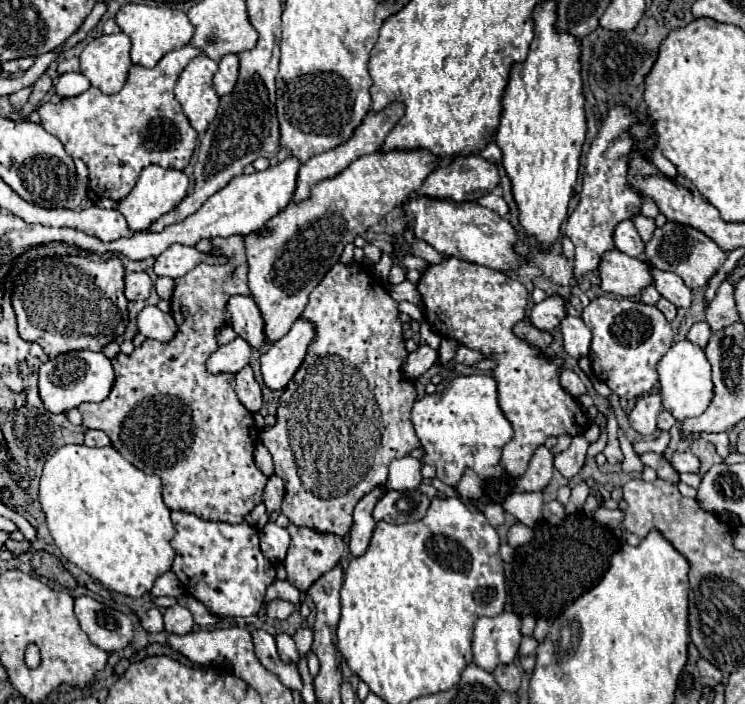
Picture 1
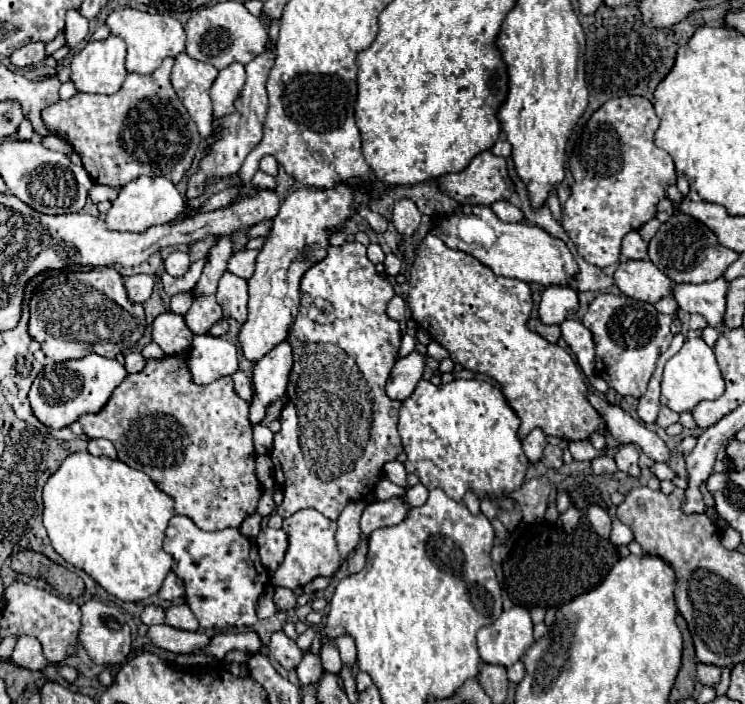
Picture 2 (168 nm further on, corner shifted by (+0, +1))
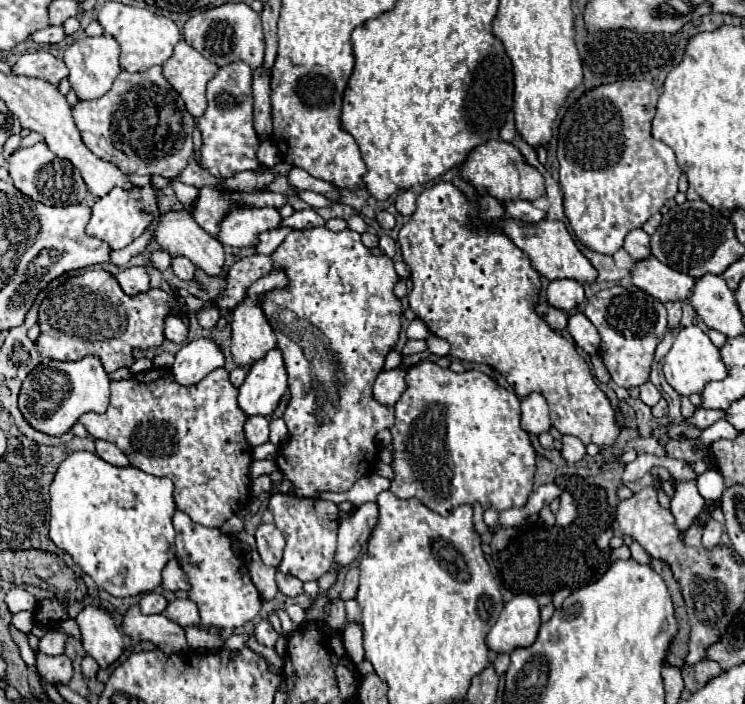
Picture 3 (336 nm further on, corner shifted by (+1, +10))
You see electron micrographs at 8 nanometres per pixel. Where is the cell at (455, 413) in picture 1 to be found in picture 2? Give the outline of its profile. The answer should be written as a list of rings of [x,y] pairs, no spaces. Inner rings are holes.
[[[422,379],[414,393],[402,401],[400,407],[398,433],[402,437],[402,447],[406,453],[406,471],[418,475],[420,483],[426,489],[442,489],[454,501],[462,501],[464,493],[470,489],[480,501],[490,499],[498,509],[510,511],[514,507],[510,493],[522,487],[530,465],[518,439],[518,427],[520,419],[508,405],[504,393],[488,381],[456,379],[452,383],[434,385]]]

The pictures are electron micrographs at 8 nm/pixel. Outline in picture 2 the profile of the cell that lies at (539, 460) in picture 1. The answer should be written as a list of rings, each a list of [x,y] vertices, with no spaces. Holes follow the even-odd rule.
[[[540,427],[532,429],[532,431],[522,439],[522,447],[524,447],[526,457],[528,457],[532,463],[540,461],[542,451],[544,451],[544,447],[546,447],[546,435],[544,435],[544,431],[542,431]]]

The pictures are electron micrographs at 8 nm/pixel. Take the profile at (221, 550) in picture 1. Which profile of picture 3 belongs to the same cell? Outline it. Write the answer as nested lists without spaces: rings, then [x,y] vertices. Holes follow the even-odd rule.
[[[175,510],[171,522],[175,528],[175,554],[189,578],[189,600],[197,604],[201,624],[205,628],[239,628],[253,620],[261,610],[261,598],[249,578],[245,558],[231,546],[231,536],[219,528],[193,522],[181,510]]]

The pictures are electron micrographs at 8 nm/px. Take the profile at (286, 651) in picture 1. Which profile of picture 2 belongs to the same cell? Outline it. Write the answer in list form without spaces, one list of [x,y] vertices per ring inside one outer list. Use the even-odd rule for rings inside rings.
[[[282,631],[272,633],[272,639],[268,643],[268,653],[284,667],[284,669],[296,669],[296,665],[302,661],[302,651],[298,649],[296,641],[288,639]]]

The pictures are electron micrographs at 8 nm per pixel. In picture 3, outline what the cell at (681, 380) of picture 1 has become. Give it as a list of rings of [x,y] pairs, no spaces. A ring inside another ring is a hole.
[[[687,326],[687,328],[681,328],[671,350],[667,352],[663,360],[663,374],[667,378],[667,384],[677,394],[691,396],[691,394],[701,394],[705,384],[713,380],[723,380],[727,370],[719,356],[719,348],[709,340],[709,336],[699,326]]]

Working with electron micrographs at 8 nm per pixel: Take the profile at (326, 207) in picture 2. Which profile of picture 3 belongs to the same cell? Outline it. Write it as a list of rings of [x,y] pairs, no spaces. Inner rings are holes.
[[[275,268],[267,276],[259,278],[257,282],[253,282],[251,288],[247,290],[247,296],[233,310],[233,316],[231,316],[231,354],[233,354],[233,360],[235,360],[237,366],[251,366],[251,364],[255,364],[271,348],[277,346],[277,338],[273,334],[273,328],[269,326],[269,320],[265,318],[261,302],[263,302],[263,298],[265,298],[267,292],[281,290],[281,288],[287,288],[287,286],[289,286],[289,280],[287,280],[285,270]]]

